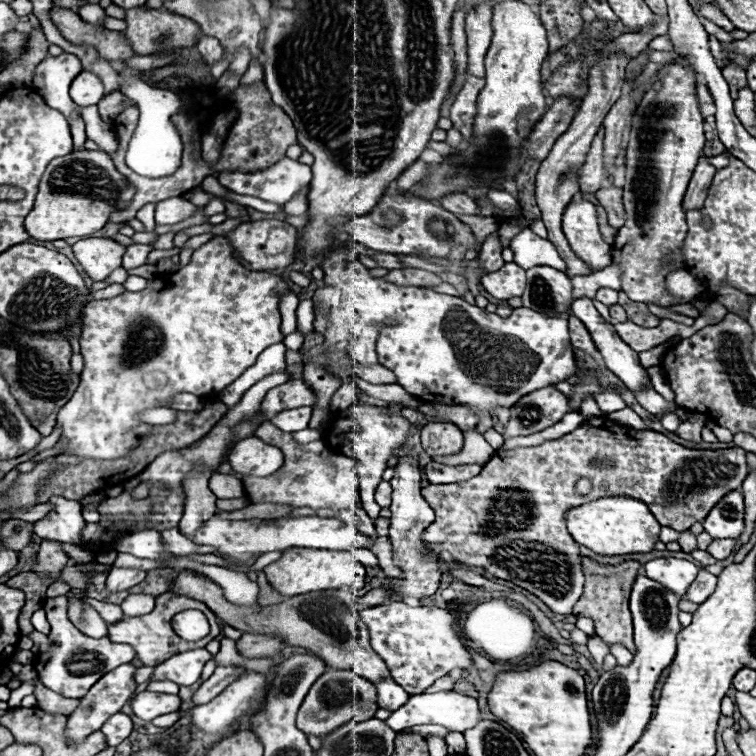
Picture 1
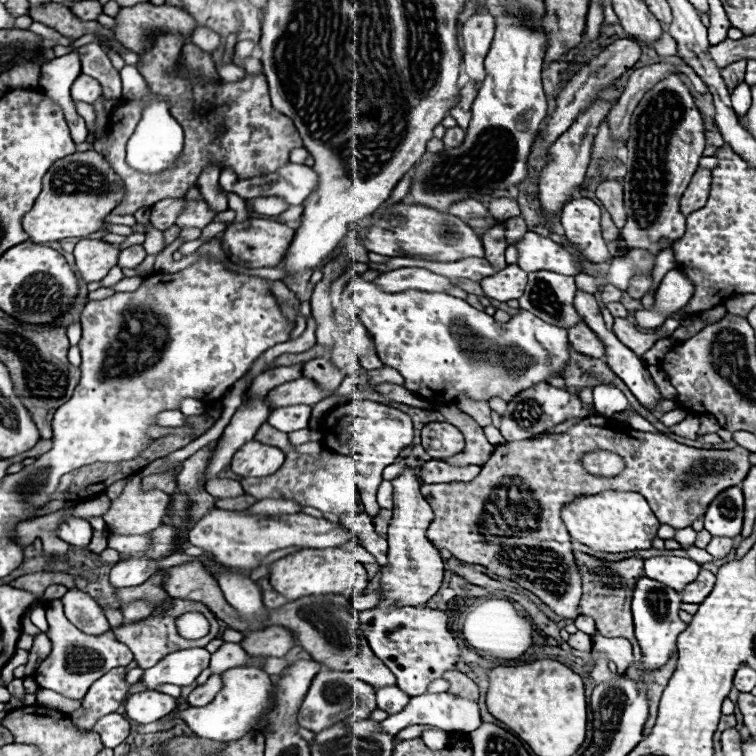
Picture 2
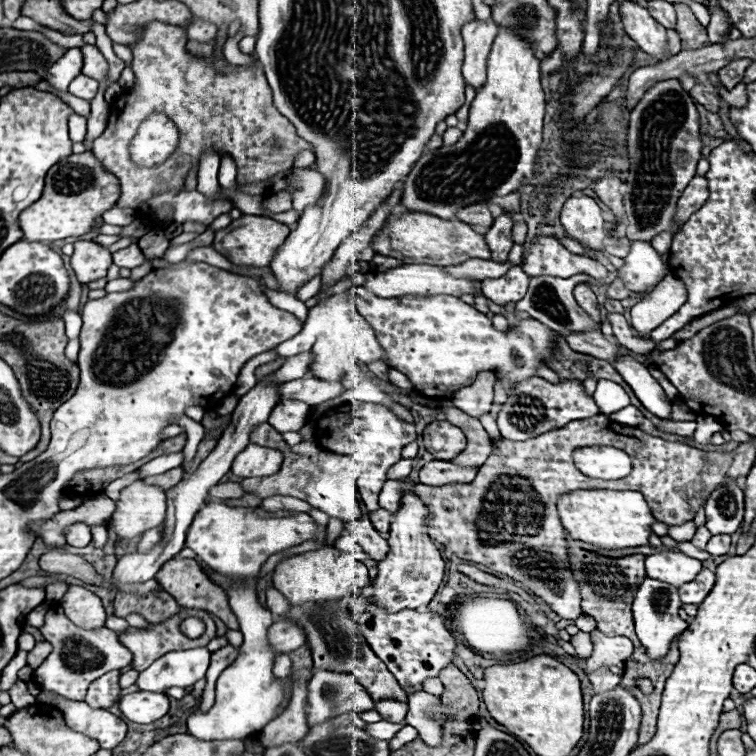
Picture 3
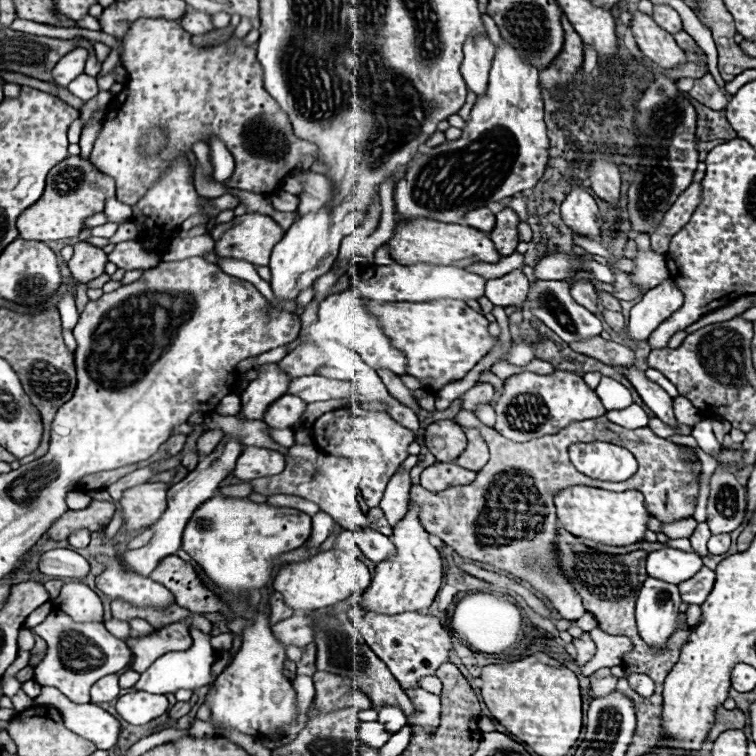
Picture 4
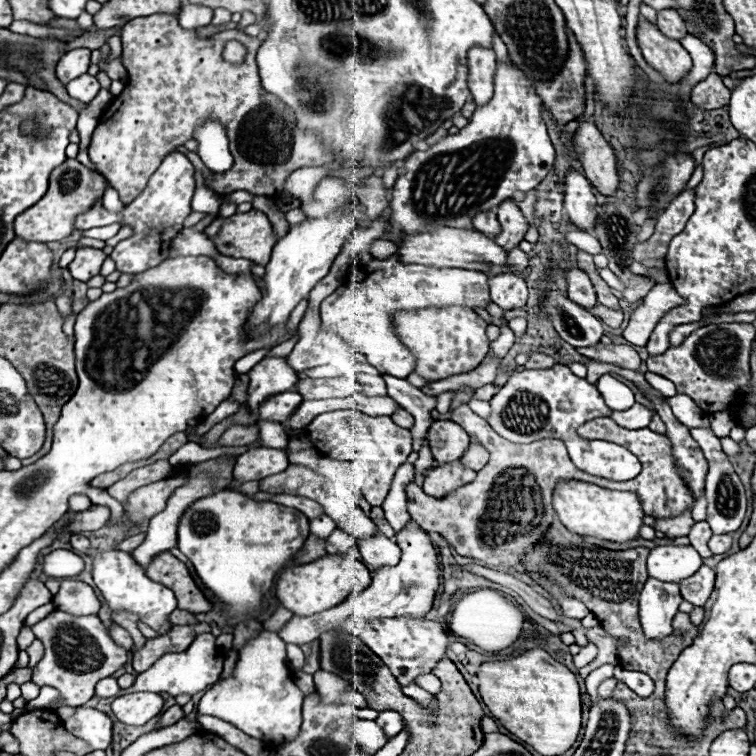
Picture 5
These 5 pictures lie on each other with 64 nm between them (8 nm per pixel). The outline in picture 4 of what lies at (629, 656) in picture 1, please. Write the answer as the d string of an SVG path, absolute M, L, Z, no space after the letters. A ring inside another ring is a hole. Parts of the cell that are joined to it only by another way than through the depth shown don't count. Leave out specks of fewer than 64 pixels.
M594 628L588 632L594 641L597 652L594 658L582 666L582 676L590 676L598 668L612 668L622 664L622 656L632 650L632 642L626 636L612 636L602 632L600 628Z

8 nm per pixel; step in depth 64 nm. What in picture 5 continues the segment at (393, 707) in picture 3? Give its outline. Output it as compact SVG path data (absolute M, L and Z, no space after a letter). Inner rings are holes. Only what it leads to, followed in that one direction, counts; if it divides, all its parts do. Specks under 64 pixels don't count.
M394 710L380 712L380 716L376 718L376 722L380 724L380 728L384 730L384 734L386 734L388 738L394 738L394 736L404 728L400 714L398 714L398 712L394 712Z

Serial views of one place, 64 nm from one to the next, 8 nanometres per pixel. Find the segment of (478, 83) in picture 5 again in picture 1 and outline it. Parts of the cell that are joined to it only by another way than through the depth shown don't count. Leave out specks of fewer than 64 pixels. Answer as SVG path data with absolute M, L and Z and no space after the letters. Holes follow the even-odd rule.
M480 4L466 16L466 40L468 40L468 68L466 72L476 78L484 78L484 54L492 40L492 6Z

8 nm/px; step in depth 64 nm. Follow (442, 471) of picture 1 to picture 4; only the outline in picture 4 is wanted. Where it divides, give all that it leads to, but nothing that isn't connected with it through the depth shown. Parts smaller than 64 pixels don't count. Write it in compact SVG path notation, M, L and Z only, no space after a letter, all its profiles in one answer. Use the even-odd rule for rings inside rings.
M438 462L438 464L432 464L428 468L424 468L422 472L422 486L426 490L432 490L432 492L440 492L440 490L446 490L450 486L462 486L462 484L470 484L474 478L476 478L476 472L474 470L466 470L454 462Z

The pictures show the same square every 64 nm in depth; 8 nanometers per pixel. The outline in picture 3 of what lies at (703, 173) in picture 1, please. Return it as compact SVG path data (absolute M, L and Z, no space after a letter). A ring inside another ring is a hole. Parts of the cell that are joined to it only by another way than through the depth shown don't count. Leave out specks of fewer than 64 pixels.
M694 176L692 182L686 186L686 190L682 192L678 204L676 204L676 212L674 212L674 224L680 226L684 224L708 198L708 188L706 188L706 178L704 176Z

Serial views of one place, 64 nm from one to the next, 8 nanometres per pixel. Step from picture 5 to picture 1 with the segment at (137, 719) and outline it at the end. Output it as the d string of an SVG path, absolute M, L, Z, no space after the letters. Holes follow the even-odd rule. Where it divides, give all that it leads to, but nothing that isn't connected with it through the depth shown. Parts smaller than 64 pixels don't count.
M140 692L130 700L132 714L144 722L152 722L154 718L180 710L180 698L174 694L160 692Z

